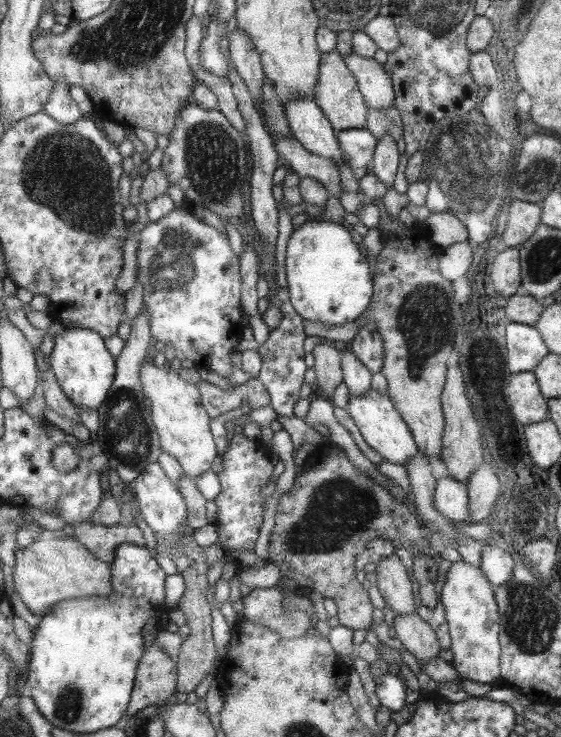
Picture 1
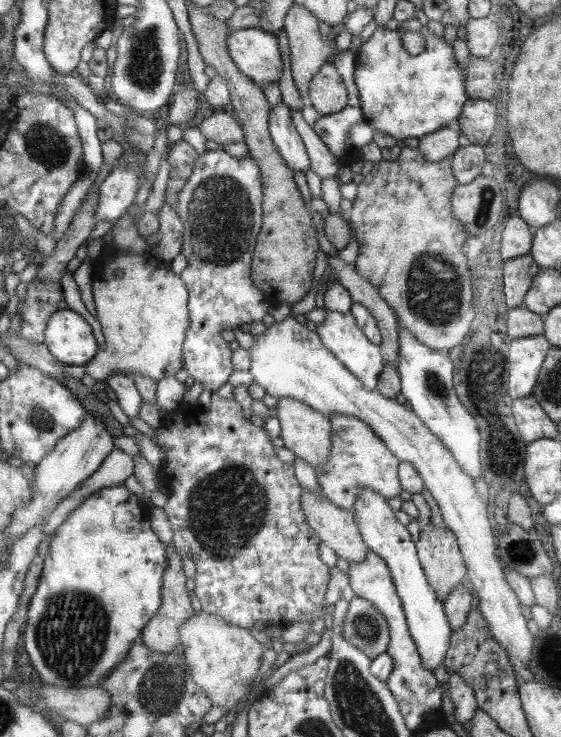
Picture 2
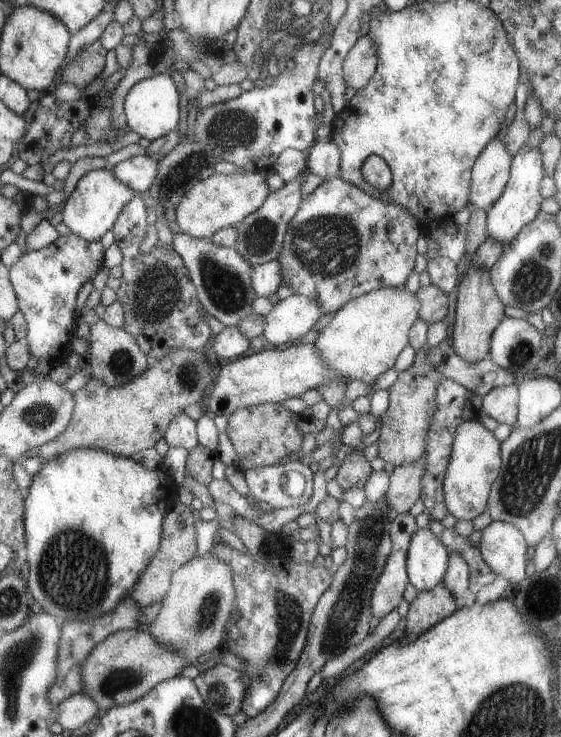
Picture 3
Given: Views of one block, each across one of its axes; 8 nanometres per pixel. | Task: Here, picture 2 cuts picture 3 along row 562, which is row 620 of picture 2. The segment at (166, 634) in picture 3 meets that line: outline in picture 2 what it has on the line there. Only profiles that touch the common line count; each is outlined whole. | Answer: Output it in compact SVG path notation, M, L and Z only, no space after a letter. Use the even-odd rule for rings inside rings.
M202 610L180 626L183 658L192 668L192 680L212 699L214 706L224 706L226 712L238 707L238 700L248 692L254 680L264 648L254 640L248 629L223 621L214 613Z

